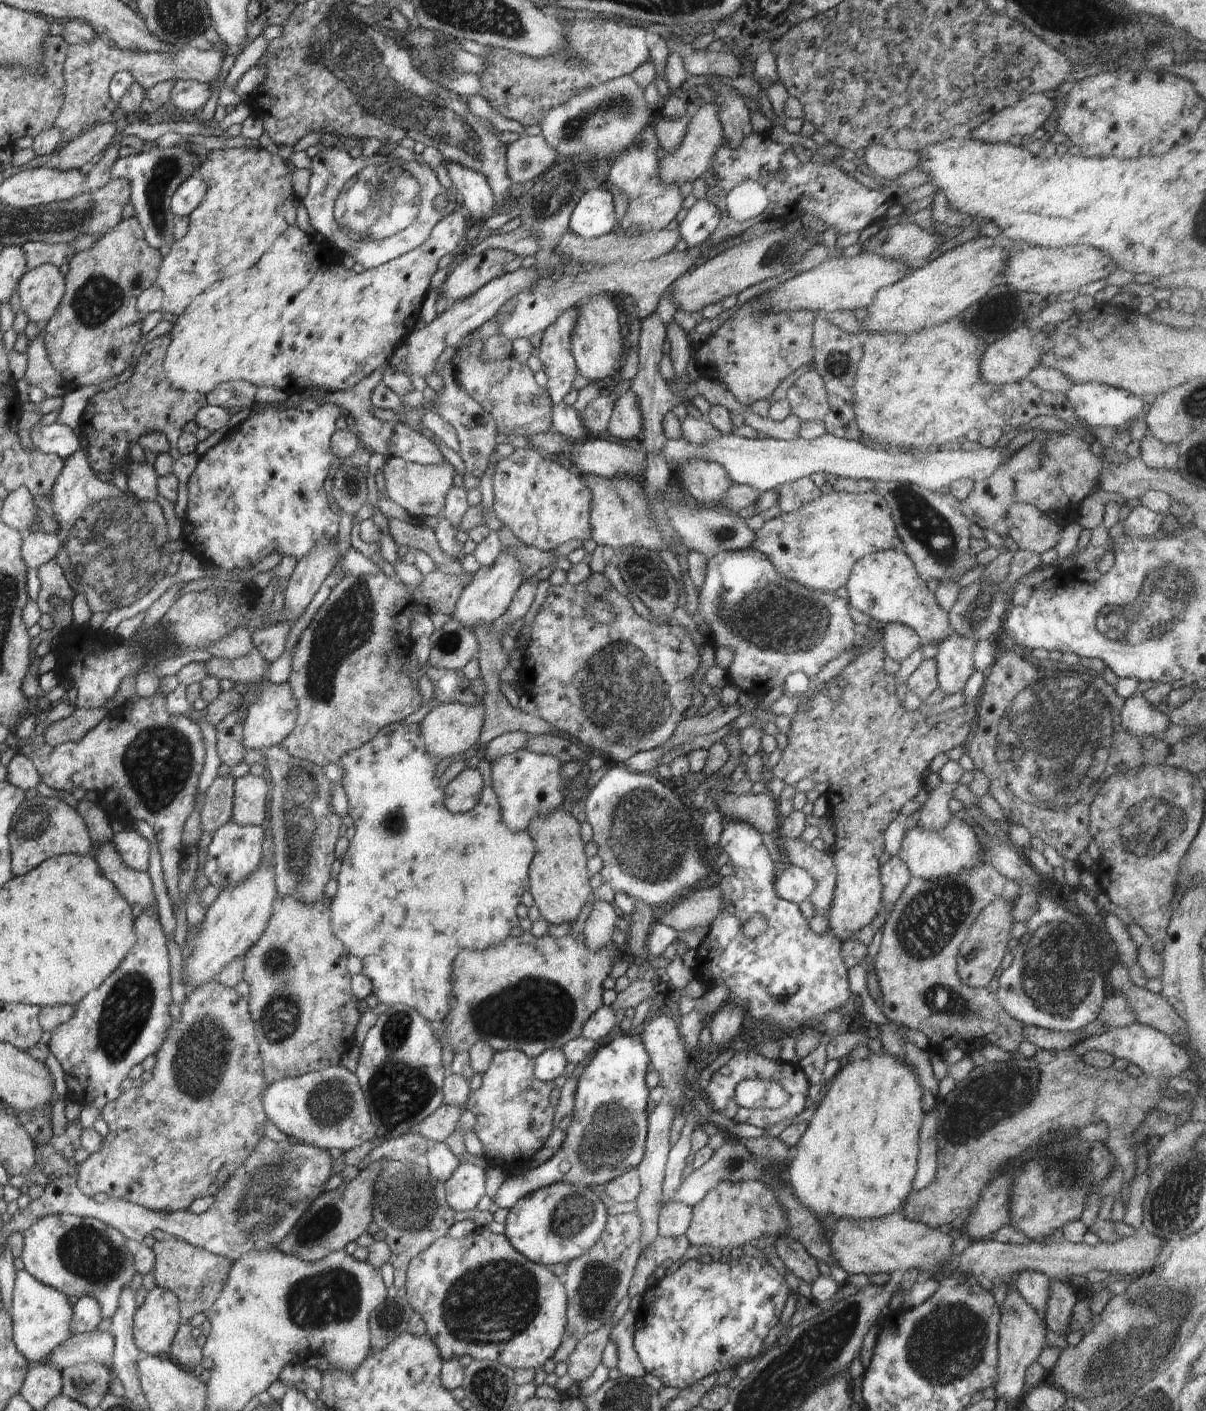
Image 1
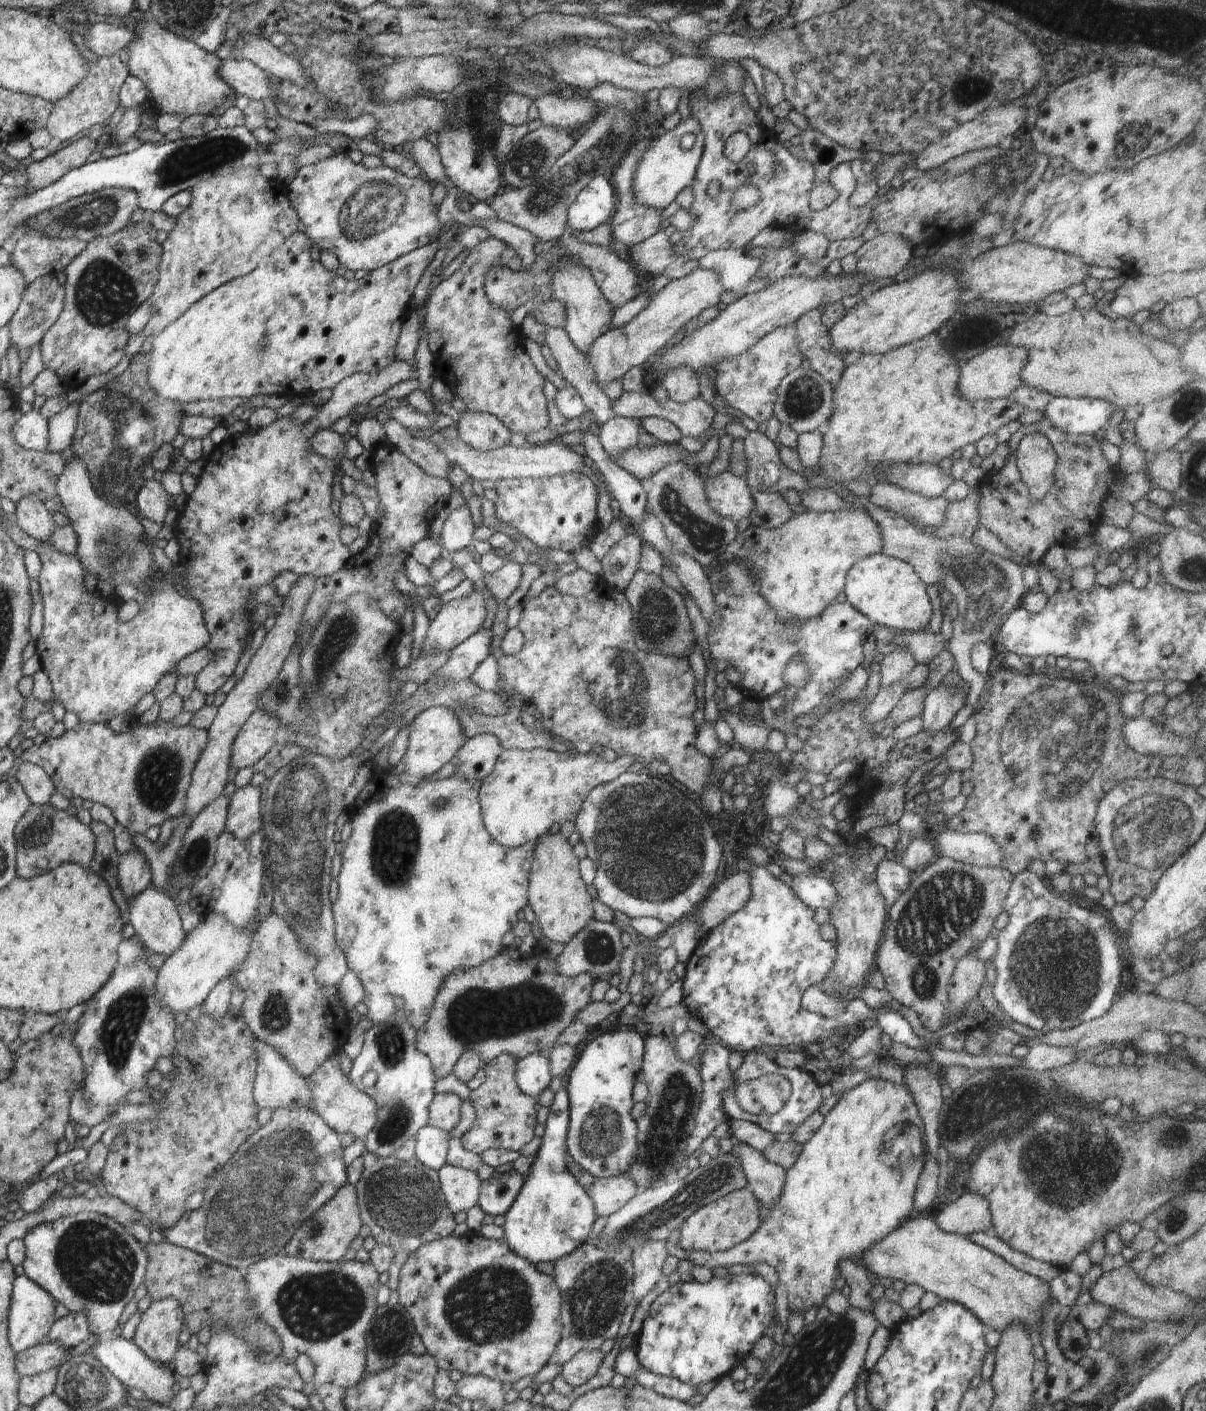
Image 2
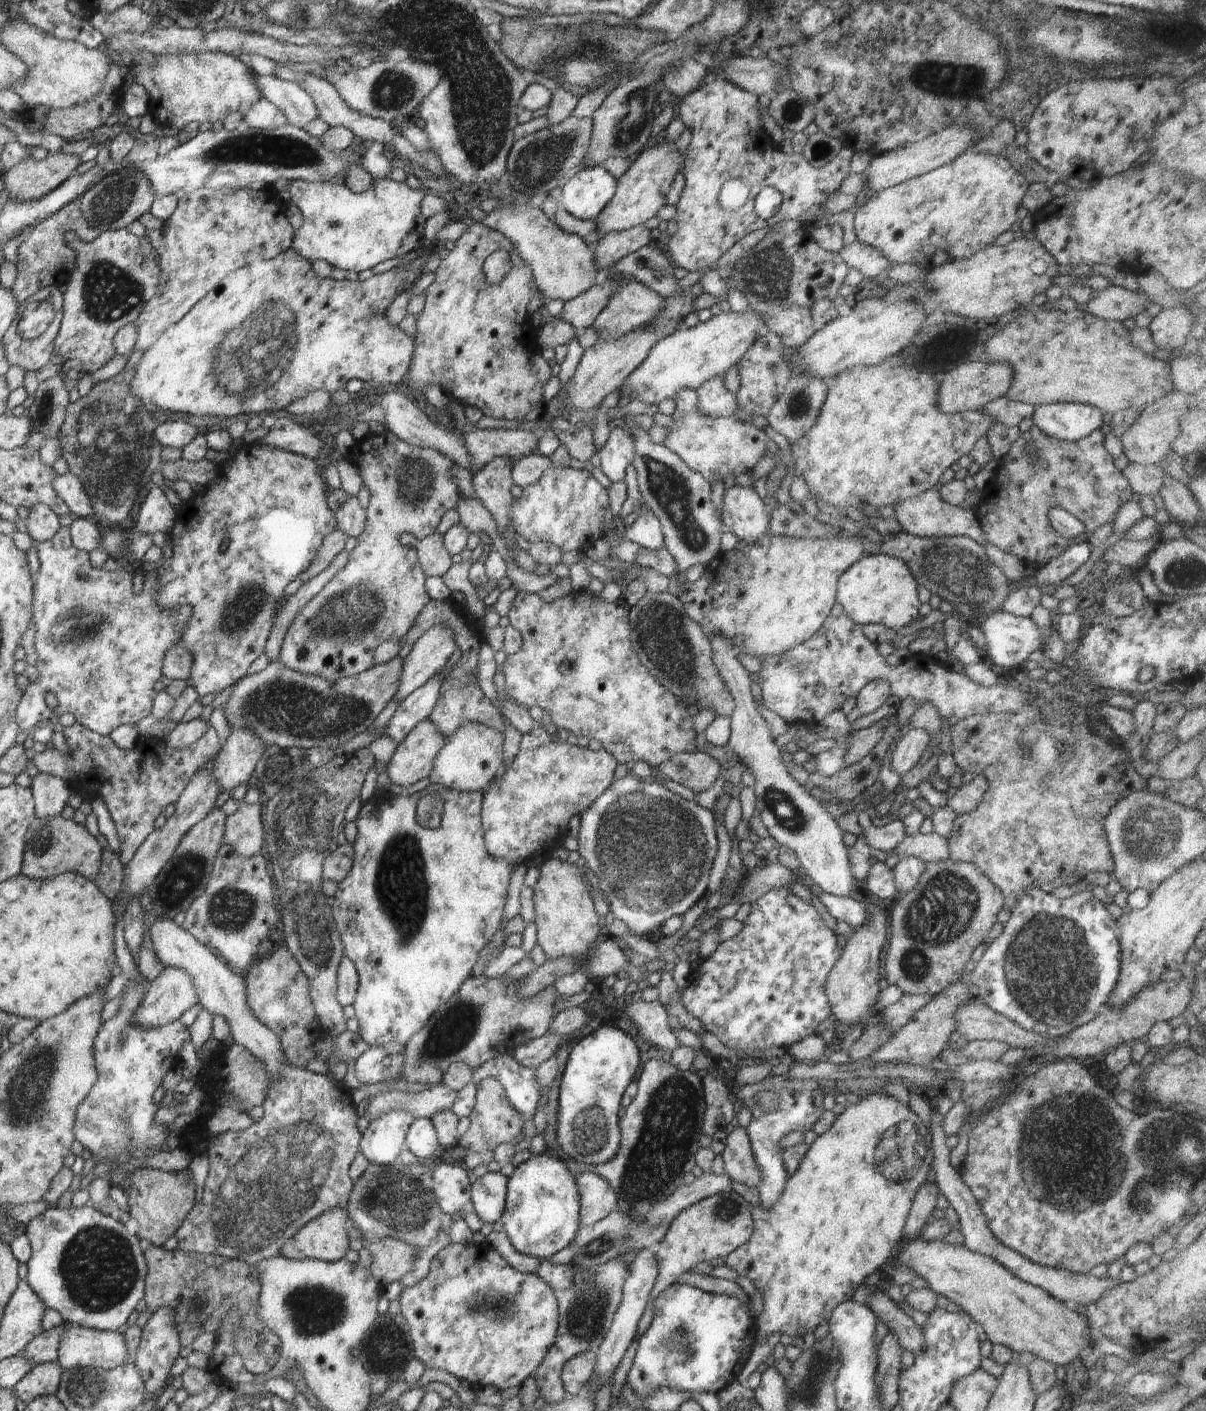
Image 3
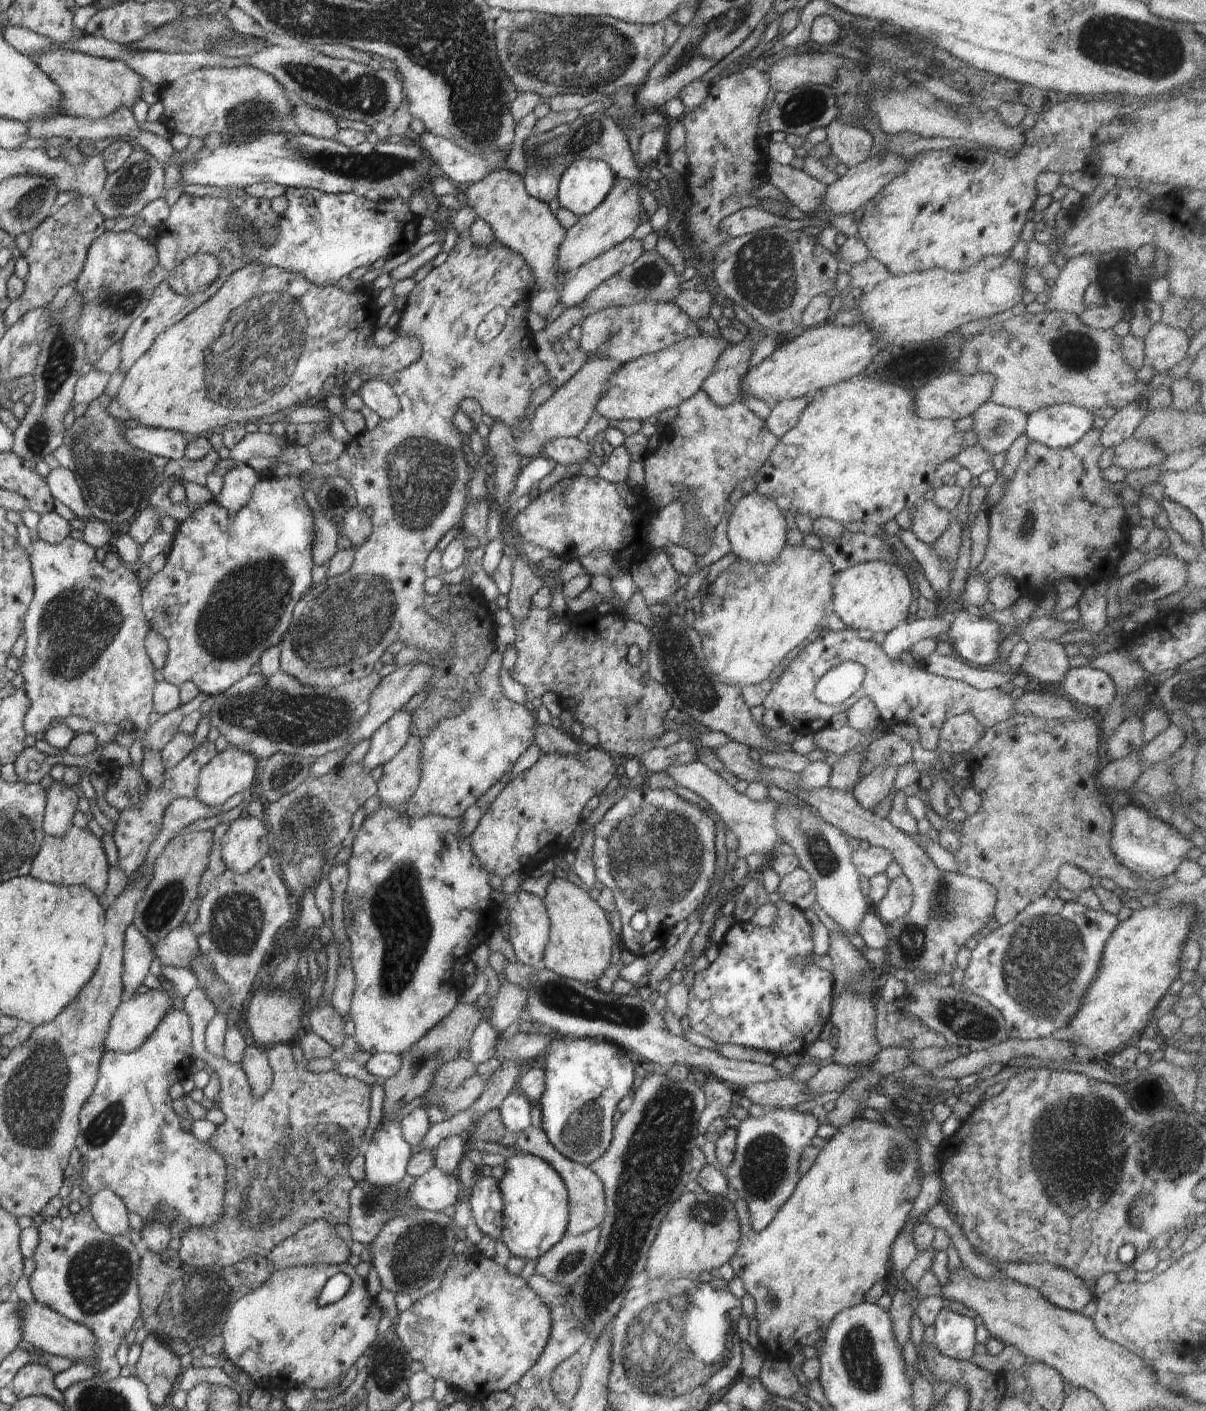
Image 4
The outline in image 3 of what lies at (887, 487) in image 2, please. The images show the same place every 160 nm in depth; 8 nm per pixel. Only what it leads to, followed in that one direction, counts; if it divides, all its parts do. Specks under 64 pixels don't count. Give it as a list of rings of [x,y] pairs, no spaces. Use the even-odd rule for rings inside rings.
[[[934,489],[898,501],[894,510],[893,516],[900,523],[901,530],[914,536],[926,538],[965,536],[972,538],[983,548],[989,545],[974,511],[964,506],[948,504]]]

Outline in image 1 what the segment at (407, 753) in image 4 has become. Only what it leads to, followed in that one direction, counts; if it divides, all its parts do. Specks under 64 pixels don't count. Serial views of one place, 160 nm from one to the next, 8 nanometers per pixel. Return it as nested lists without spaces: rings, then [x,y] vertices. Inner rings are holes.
[[[442,703],[425,715],[421,727],[421,737],[427,755],[437,763],[446,757],[451,757],[459,752],[465,752],[478,744],[479,736],[485,719],[485,706],[481,703],[465,705],[462,703]]]

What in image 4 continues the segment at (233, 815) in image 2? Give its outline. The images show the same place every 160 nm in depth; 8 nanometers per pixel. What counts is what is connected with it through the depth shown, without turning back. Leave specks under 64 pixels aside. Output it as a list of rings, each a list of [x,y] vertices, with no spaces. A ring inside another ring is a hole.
[[[254,815],[237,817],[221,839],[220,856],[225,866],[245,873],[269,854],[268,828]]]

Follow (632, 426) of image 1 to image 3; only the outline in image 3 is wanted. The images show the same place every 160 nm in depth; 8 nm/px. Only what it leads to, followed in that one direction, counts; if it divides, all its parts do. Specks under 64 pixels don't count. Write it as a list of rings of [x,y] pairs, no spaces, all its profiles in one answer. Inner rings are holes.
[[[611,427],[608,438],[596,452],[600,457],[600,468],[611,482],[624,481],[626,468],[635,455],[633,438],[621,427]]]

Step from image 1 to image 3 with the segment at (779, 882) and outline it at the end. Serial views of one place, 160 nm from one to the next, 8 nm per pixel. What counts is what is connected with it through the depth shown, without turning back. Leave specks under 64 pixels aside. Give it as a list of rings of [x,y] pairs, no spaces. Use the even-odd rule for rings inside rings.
[[[822,891],[818,900],[832,918],[846,922],[851,927],[860,926],[869,917],[864,902],[860,902],[860,897],[839,897]]]

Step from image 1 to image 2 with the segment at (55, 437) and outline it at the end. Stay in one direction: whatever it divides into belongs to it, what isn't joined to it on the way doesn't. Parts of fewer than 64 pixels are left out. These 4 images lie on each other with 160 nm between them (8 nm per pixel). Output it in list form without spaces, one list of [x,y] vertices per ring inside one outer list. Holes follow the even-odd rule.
[[[32,410],[22,415],[20,420],[14,423],[12,434],[23,449],[45,453],[49,450],[48,421],[39,411]]]

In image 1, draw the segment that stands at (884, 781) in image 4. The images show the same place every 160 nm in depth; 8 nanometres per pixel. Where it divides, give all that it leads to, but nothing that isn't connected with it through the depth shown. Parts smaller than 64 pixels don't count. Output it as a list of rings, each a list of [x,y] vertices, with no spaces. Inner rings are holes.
[[[952,631],[945,641],[938,647],[937,679],[939,687],[948,693],[956,694],[963,690],[968,678],[975,671],[973,652],[979,642],[976,639],[966,638],[956,631]]]

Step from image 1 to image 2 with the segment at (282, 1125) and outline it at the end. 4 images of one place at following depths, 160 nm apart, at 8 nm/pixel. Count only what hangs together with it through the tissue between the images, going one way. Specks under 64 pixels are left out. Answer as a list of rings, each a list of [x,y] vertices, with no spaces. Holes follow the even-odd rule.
[[[255,1038],[257,1054],[257,1075],[255,1076],[254,1100],[260,1109],[296,1109],[307,1107],[318,1113],[324,1122],[338,1134],[352,1134],[364,1140],[377,1119],[378,1104],[374,1098],[362,1092],[345,1075],[340,1066],[340,1053],[331,1055],[316,1069],[314,1074],[304,1078],[278,1051]]]

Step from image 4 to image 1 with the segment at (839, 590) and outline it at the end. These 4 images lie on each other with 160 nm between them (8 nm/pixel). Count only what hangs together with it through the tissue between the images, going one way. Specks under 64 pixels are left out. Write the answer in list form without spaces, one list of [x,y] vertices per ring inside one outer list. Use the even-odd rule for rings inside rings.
[[[892,549],[876,551],[858,559],[852,566],[846,588],[850,605],[868,614],[877,626],[886,623],[905,624],[924,644],[930,644],[945,641],[952,632],[950,614],[940,608],[934,596],[940,582],[923,581],[908,555]]]

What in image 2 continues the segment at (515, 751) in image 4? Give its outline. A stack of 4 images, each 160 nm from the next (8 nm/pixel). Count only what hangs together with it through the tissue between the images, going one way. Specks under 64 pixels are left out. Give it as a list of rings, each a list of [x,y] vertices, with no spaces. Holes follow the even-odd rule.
[[[484,733],[469,738],[456,753],[455,757],[459,760],[456,774],[483,782],[503,750],[498,737],[493,734]]]

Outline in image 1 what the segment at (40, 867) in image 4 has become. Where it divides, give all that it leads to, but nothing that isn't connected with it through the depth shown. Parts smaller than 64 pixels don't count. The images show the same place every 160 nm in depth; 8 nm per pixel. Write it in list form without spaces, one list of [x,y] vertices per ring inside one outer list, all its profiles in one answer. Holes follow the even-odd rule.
[[[49,793],[24,800],[12,817],[8,836],[14,877],[29,873],[35,866],[54,855],[70,853],[91,856],[94,844],[79,812]]]

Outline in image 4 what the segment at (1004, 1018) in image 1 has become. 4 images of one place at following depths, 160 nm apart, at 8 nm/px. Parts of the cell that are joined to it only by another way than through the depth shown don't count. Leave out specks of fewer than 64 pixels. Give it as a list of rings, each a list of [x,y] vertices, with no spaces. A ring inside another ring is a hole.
[[[731,740],[727,745],[717,748],[715,753],[727,772],[734,774],[738,780],[744,780],[748,783],[762,782],[764,786],[778,786],[778,788],[790,792],[794,797],[803,800],[812,808],[816,808],[816,811],[819,811],[820,816],[825,821],[837,826],[845,835],[858,838],[858,840],[866,840],[873,846],[887,848],[893,854],[893,860],[903,868],[903,874],[908,877],[913,888],[913,903],[905,915],[888,924],[888,942],[884,948],[887,956],[887,966],[892,970],[902,968],[902,970],[922,978],[934,978],[938,974],[950,974],[957,966],[956,954],[958,954],[958,950],[966,946],[966,942],[970,938],[986,931],[986,925],[995,911],[996,889],[981,878],[977,879],[956,871],[942,870],[929,857],[928,851],[924,847],[917,845],[904,831],[894,827],[889,819],[881,819],[874,813],[863,809],[852,792],[833,789],[828,784],[822,788],[803,791],[797,783],[799,773],[762,767],[758,762],[751,759],[748,754],[749,750],[750,748],[742,747],[741,743]]]

